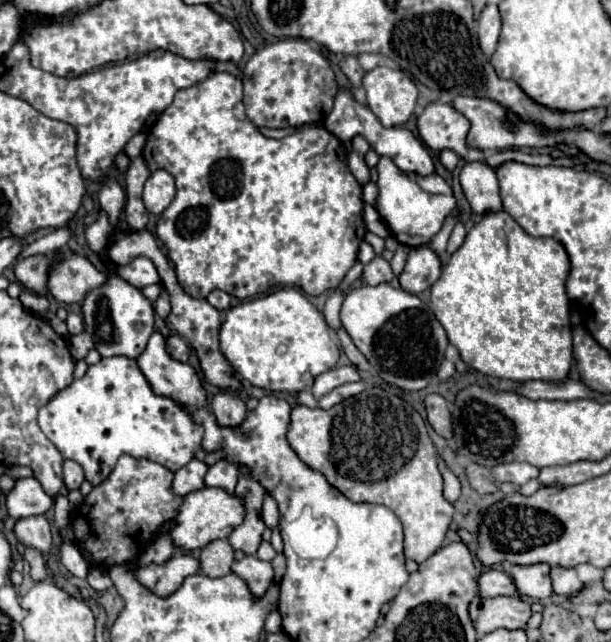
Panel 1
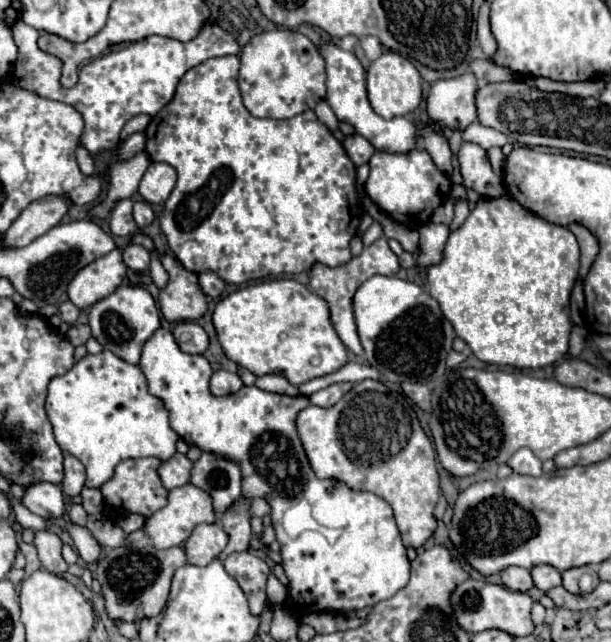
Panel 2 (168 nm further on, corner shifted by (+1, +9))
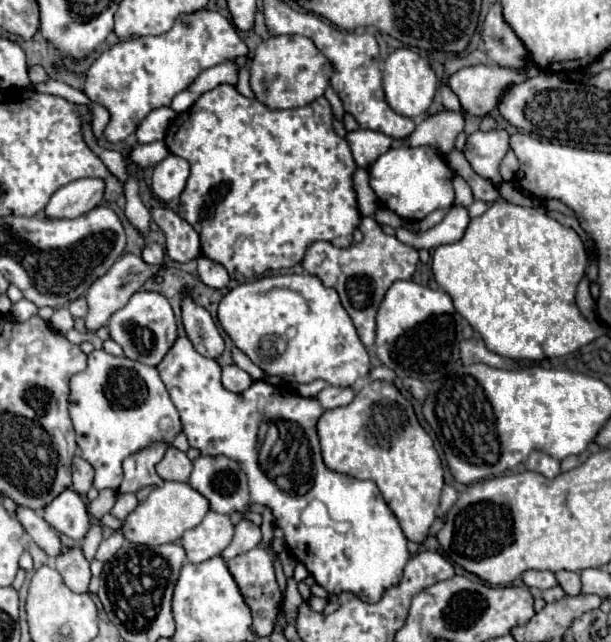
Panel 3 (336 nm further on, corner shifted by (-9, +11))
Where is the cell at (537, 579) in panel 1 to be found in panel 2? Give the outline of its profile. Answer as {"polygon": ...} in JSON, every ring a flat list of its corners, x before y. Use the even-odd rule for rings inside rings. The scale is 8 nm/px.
{"polygon":[[536,566,530,570,530,574,534,578,534,586,544,592,562,584,562,574,552,566]]}

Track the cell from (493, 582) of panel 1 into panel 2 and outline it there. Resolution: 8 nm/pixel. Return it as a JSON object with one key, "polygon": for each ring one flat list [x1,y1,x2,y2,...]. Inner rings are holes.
{"polygon":[[510,566,506,570,500,572,502,576,502,584,510,590,518,590,518,592,528,592,530,588,534,588,534,582,532,582,532,576,526,568,520,568,520,566]]}

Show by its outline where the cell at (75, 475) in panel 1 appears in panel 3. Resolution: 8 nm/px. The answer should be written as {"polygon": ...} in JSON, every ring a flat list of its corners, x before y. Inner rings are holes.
{"polygon":[[76,456,76,458,72,460,72,478,74,478,72,488,84,498,86,492,92,488,94,468,92,468,82,456]]}

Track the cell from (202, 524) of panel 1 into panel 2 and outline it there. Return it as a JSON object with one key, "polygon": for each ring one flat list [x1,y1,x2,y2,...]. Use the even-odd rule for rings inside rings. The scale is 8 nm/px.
{"polygon":[[186,484,168,490,168,504,146,518,144,532,156,548,172,548,172,546,182,546,188,534,192,534,194,526,202,522,216,522,216,514,212,510,212,498,208,498,204,490,196,490,196,486]]}

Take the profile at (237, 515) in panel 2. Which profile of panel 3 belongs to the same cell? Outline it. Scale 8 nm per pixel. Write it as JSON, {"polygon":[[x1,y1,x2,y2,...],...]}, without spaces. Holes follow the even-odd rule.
{"polygon":[[240,520,234,528,234,540,230,542,230,546,224,548,222,552,222,558,224,560,230,560,242,552,248,552,252,548,256,548,262,540,262,534,260,534,260,528,256,524,252,524,250,520]]}

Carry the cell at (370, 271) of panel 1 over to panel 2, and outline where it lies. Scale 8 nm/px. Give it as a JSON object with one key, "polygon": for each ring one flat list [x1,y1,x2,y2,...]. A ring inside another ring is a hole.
{"polygon":[[378,238,378,240,372,242,370,246,364,246,364,250,362,250,358,256,352,256,352,260,346,262,346,264,342,264,342,266,330,268,330,266,324,266,324,264,316,262,316,264,308,270,308,276,310,276,310,288,330,304,332,324,334,324,334,328,336,328,340,340,346,344,348,350,352,350,352,352,358,354,358,356,362,356,364,350,362,350,362,344,360,344,360,338,358,338,358,332,356,332,352,298,354,298,358,286,360,286,362,282,366,282,368,278,372,278,372,276,376,276,376,274,396,276,398,270,400,270,398,256,390,250,386,238]]}

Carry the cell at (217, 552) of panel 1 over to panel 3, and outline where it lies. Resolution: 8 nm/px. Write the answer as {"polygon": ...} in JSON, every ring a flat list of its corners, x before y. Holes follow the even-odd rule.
{"polygon":[[210,510,196,528,188,530,182,536,182,546,186,550,188,562,200,564,214,556,220,556,220,552,230,544,232,536,234,524,230,518]]}

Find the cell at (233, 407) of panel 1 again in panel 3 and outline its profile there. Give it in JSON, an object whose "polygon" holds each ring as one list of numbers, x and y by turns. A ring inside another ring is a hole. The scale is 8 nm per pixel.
{"polygon":[[232,364,222,368,222,384,230,392,244,392,252,384,252,378,244,370]]}

